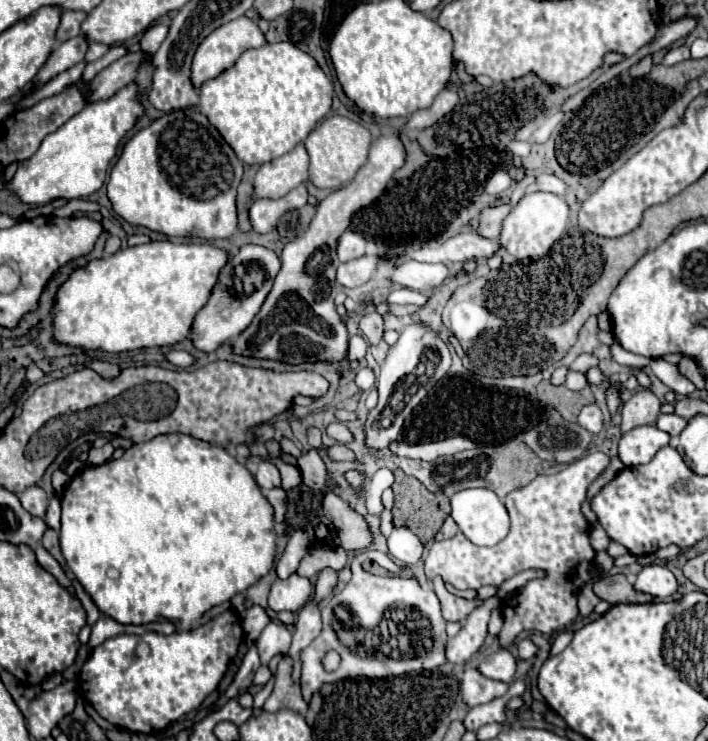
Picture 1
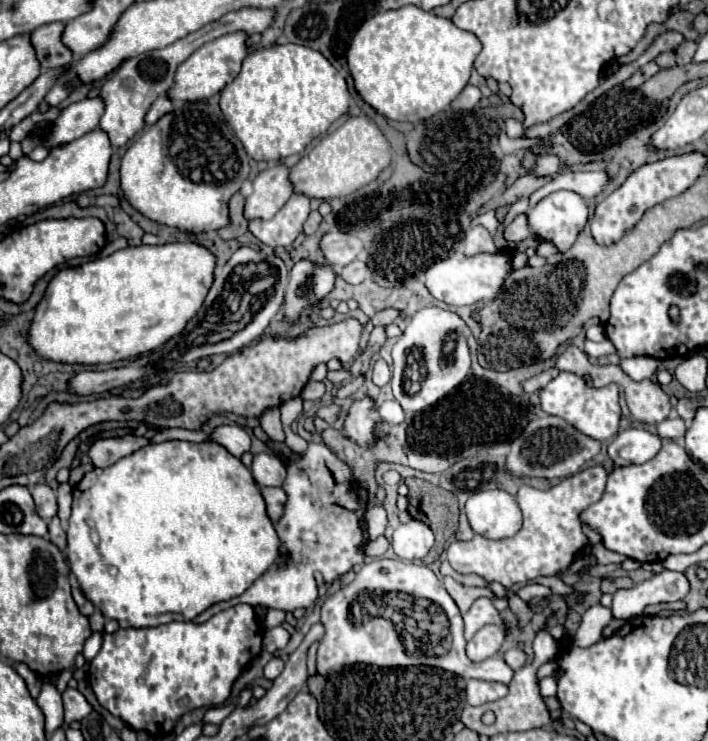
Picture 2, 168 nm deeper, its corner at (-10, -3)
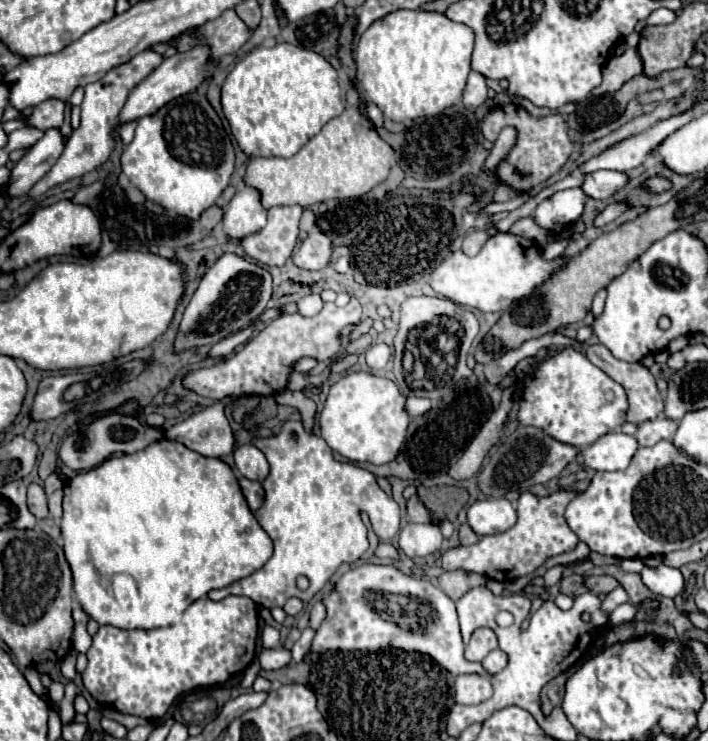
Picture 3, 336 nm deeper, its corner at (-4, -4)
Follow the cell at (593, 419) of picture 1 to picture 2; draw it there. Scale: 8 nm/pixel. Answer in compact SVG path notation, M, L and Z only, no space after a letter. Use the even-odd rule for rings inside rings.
M559 372L559 376L541 390L541 406L547 414L565 418L577 430L581 430L583 434L595 440L603 442L603 440L613 438L619 432L621 408L619 408L619 386L617 384L609 384L605 388L591 388L587 384L587 378L579 378L571 372Z

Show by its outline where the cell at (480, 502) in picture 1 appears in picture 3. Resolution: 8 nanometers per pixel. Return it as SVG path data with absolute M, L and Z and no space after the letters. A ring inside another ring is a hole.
M483 499L469 507L469 525L477 535L495 535L517 523L515 507L505 499Z

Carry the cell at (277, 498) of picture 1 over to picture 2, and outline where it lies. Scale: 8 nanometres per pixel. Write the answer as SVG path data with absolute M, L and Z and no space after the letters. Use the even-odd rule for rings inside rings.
M261 488L261 494L265 498L267 504L267 514L273 522L279 522L279 518L283 516L283 508L287 502L287 494L283 488Z

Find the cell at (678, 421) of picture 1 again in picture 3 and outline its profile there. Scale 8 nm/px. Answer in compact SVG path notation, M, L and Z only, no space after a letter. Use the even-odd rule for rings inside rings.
M657 417L653 421L645 421L643 425L637 427L637 433L635 433L635 439L641 447L651 447L663 439L671 441L673 435L677 431L677 423L667 419L667 417Z

